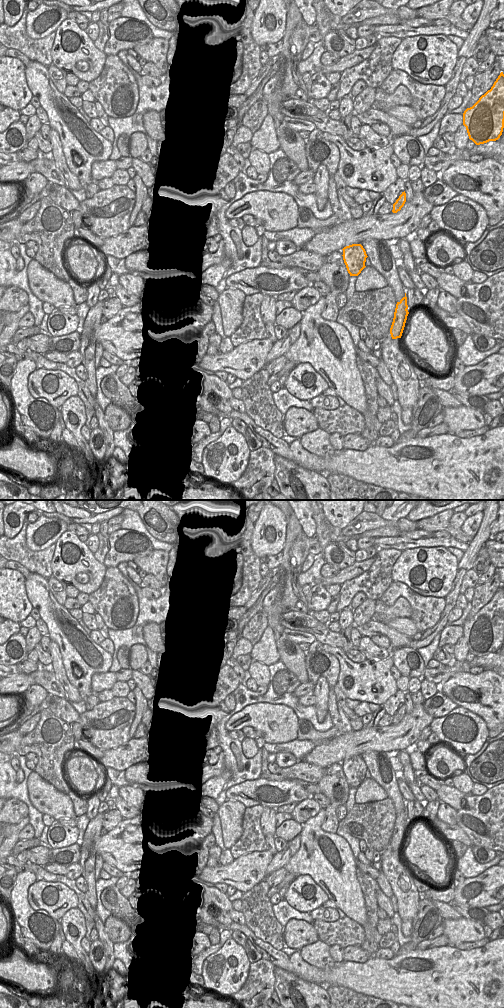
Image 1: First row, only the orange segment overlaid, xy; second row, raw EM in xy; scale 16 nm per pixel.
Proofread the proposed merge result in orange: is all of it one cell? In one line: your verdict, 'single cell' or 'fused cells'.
fused cells

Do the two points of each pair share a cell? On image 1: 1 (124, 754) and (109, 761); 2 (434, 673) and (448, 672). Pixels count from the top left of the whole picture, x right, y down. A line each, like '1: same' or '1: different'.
1: same
2: same

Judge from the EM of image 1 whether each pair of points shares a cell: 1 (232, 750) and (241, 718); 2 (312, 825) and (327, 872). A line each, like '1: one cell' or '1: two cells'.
1: two cells
2: one cell

